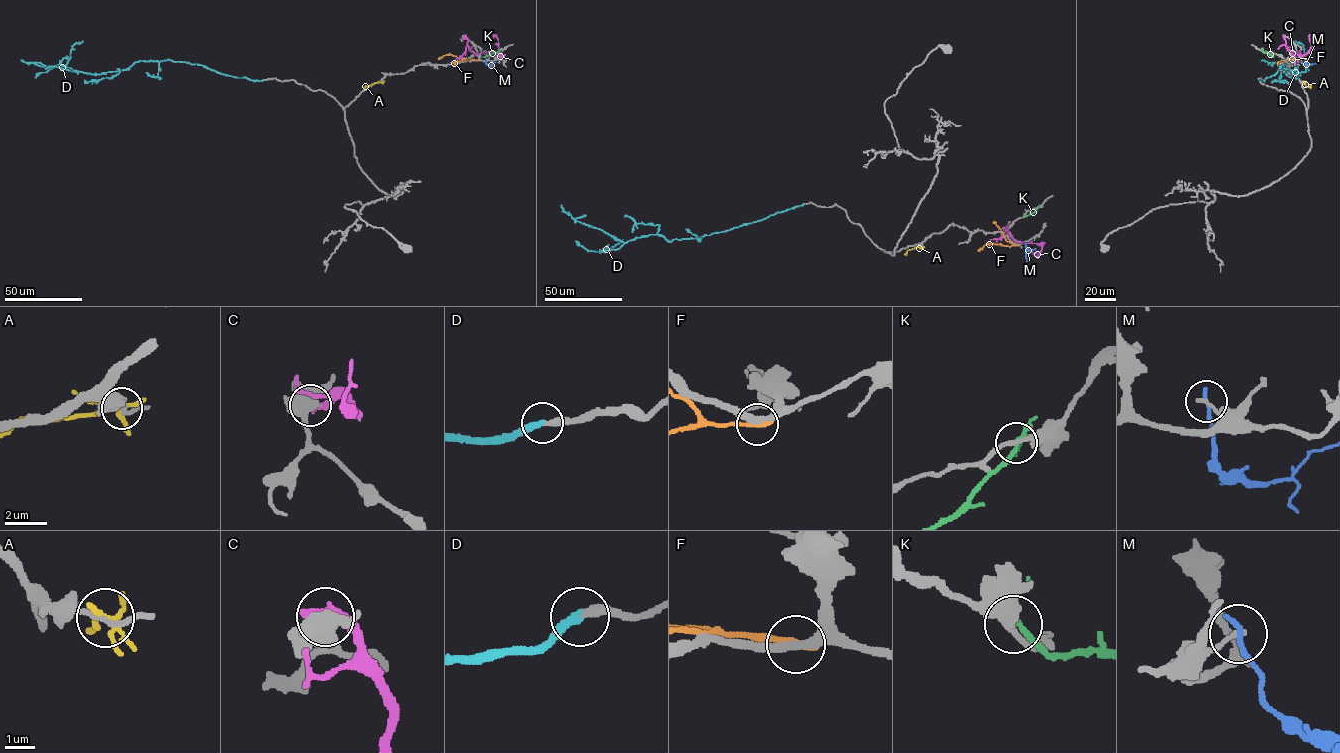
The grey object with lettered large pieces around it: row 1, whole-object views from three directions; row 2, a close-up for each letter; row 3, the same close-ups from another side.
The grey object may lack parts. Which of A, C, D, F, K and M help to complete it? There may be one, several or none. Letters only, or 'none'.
D

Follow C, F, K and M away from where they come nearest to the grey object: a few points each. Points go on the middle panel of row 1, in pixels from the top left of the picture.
C: (1004, 229), (1018, 242), (1042, 243), (1038, 255), (1032, 252)
F: (1017, 245), (988, 243), (978, 250)
K: (1038, 206), (1022, 217)
M: (1025, 244), (1027, 261)

